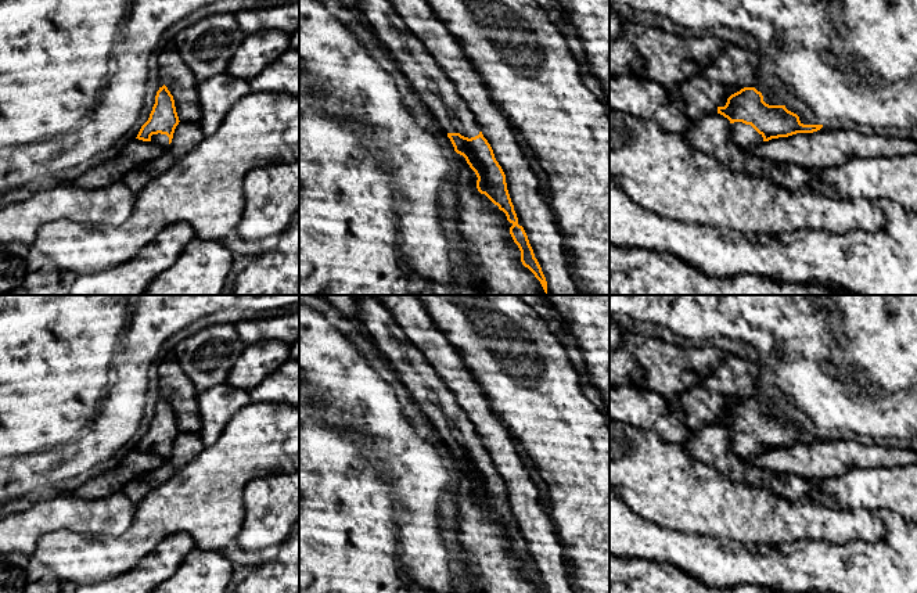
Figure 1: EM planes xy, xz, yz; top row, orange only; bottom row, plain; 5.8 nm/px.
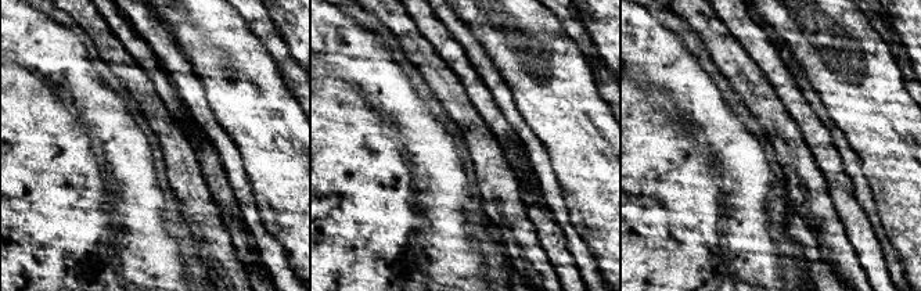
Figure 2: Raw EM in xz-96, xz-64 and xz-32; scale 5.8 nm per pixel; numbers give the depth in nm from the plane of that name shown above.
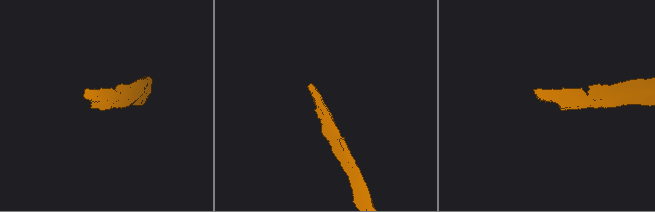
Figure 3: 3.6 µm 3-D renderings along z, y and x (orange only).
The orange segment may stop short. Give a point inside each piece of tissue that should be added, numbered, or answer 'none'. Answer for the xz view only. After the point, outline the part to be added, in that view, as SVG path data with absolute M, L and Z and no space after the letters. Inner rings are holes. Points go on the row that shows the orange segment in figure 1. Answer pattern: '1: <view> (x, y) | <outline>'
1: xz (434, 87) | M357 0L357 6L418 97L436 116L442 132L460 133L468 139L478 136L481 127L474 114L425 46L404 25L391 1Z

